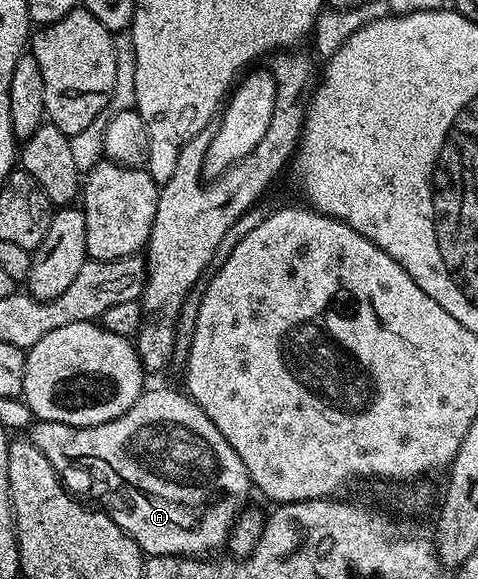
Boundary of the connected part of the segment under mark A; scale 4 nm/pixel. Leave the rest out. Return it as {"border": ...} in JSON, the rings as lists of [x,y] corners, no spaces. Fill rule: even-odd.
{"border":[[[146,389],[127,413],[103,425],[76,427],[66,423],[37,421],[31,428],[31,438],[35,449],[39,449],[39,453],[43,453],[43,457],[47,457],[58,472],[65,473],[68,467],[86,467],[99,482],[105,483],[117,506],[111,511],[113,520],[149,557],[201,557],[213,553],[209,551],[216,547],[224,548],[238,514],[250,502],[251,480],[239,453],[227,445],[223,433],[215,429],[211,417],[207,417],[195,400],[181,389]]]}

